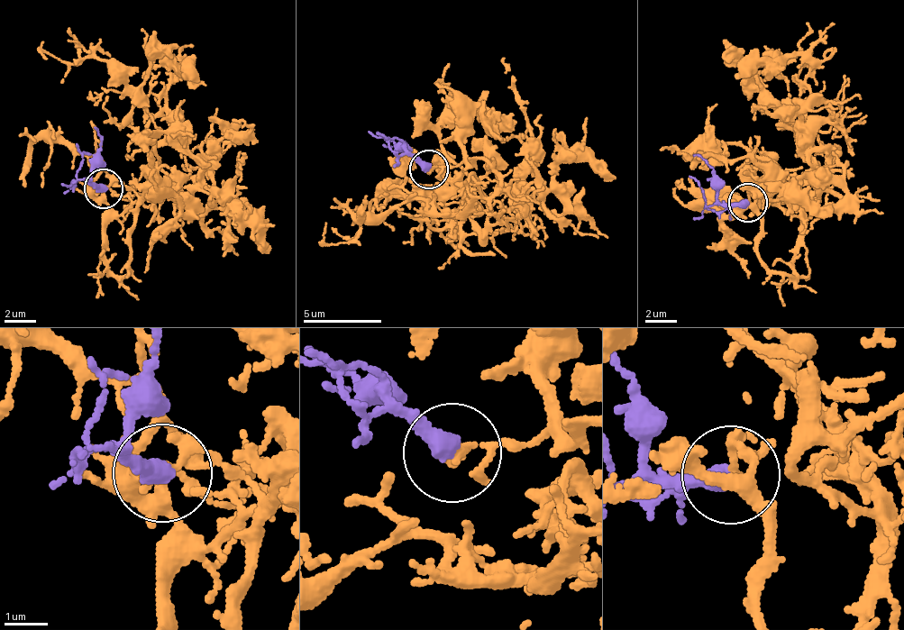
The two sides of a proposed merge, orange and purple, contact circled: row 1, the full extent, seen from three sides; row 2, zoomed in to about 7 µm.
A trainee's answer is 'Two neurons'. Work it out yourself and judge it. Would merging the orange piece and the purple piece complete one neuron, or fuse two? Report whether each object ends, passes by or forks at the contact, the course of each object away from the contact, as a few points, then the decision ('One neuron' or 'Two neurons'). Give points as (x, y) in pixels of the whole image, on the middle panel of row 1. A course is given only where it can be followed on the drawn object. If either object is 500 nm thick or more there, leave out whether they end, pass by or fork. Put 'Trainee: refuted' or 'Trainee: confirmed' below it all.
At the ring orange ends. At the ring purple ends. Course of orange: (430, 170), (486, 107), (503, 203), (482, 231), (461, 201), (399, 197), (345, 243), (326, 222). Course of purple: (430, 170), (407, 150), (395, 145), (376, 131). Two neurons
Trainee: confirmed

